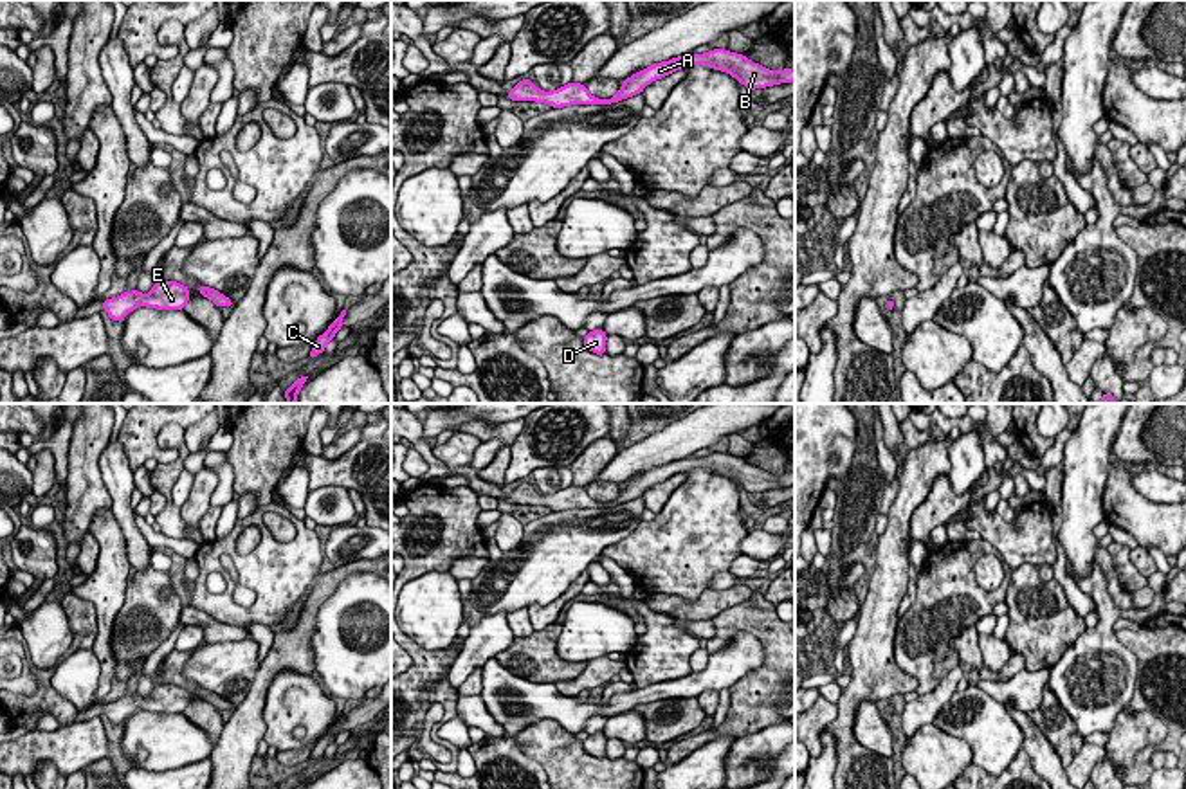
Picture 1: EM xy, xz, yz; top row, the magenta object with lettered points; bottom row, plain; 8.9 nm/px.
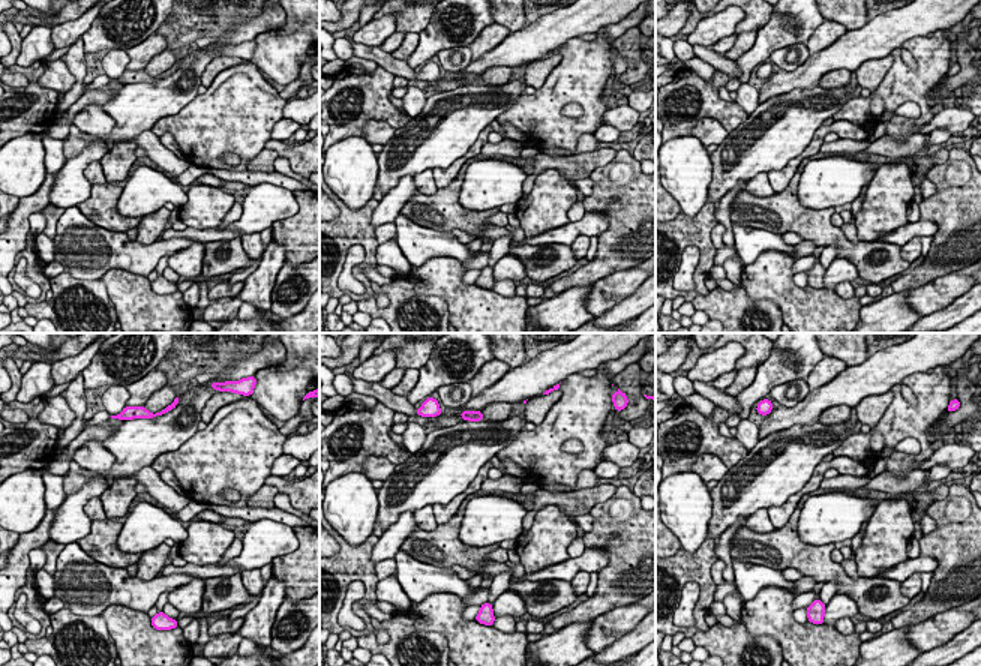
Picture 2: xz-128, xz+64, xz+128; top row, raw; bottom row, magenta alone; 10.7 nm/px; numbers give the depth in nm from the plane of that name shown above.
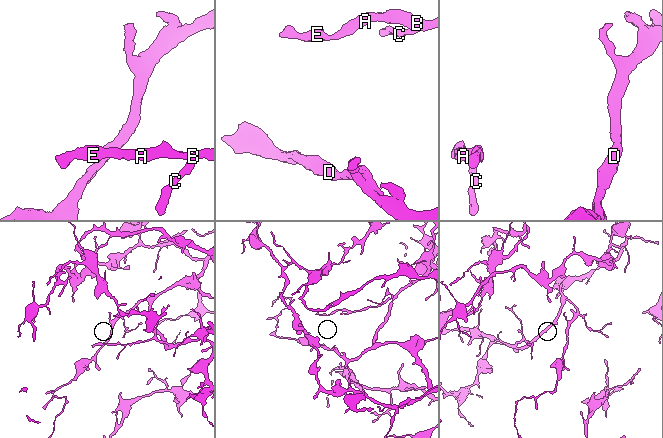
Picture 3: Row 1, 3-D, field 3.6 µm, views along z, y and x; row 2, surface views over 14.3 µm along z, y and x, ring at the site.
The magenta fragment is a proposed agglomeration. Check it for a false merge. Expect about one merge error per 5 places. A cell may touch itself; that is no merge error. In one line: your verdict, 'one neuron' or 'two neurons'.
one neuron

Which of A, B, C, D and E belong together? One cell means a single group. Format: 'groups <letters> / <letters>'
groups A B C D E

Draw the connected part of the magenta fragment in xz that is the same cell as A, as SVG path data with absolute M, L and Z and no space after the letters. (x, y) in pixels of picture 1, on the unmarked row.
M714 452L705 458L685 458L663 467L654 467L649 472L627 481L611 503L593 501L584 486L579 488L571 485L557 494L543 495L530 483L521 483L510 495L506 495L506 501L512 504L546 506L552 512L562 512L571 508L613 508L622 503L642 497L649 486L661 483L671 476L680 472L687 474L692 468L705 468L714 474L726 476L748 494L795 485L795 472L784 472L780 476L775 476L766 470L761 470L759 467L750 465L744 458L730 456L725 452Z

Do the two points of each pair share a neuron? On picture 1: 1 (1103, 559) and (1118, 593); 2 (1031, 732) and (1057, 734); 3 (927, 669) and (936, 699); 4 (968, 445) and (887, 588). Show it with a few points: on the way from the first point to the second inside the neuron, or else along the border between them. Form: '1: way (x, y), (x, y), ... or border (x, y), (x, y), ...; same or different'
1: way (1107, 568), (1113, 584); same
2: border (1028, 714), (1066, 768); different
3: border (957, 665), (934, 689), (920, 696); different
4: border (954, 440), (948, 449), (947, 474); different

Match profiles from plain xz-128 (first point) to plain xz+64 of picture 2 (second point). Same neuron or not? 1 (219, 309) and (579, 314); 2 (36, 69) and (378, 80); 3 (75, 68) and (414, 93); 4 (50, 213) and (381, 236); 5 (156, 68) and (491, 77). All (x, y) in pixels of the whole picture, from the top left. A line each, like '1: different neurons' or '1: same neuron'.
1: same neuron
2: same neuron
3: different neurons
4: same neuron
5: same neuron

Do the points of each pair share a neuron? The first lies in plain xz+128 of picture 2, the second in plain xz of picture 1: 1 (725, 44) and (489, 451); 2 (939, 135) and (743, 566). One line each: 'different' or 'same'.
1: same
2: same

